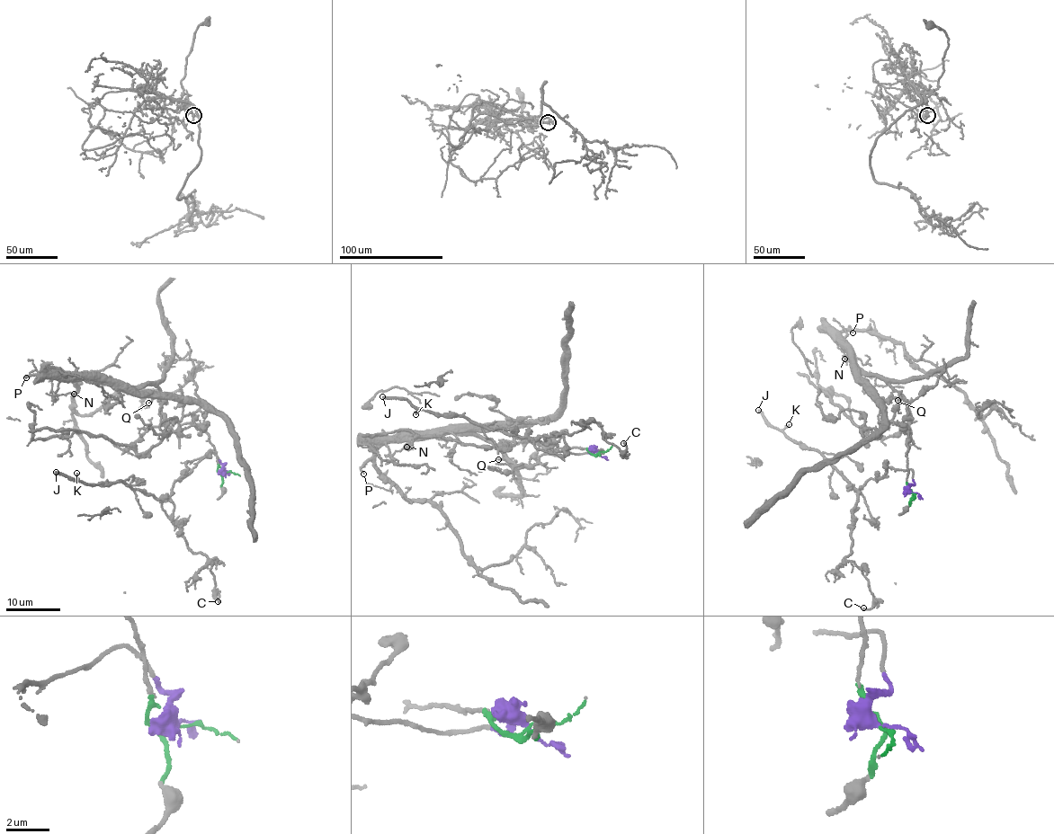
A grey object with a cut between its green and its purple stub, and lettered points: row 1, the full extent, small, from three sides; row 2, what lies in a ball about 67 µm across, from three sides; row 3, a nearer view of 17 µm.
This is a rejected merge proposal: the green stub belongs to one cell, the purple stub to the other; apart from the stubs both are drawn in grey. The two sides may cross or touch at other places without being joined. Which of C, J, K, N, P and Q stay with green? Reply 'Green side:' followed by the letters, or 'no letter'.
Green side: N, P, Q

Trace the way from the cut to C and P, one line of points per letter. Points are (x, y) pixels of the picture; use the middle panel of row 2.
C: (598, 452), (551, 450), (553, 442), (538, 438), (568, 435), (594, 421), (602, 439), (620, 450), (623, 442)
P: (598, 452), (567, 446), (519, 466), (487, 439), (453, 433), (430, 435), (385, 442), (365, 462), (364, 473)

